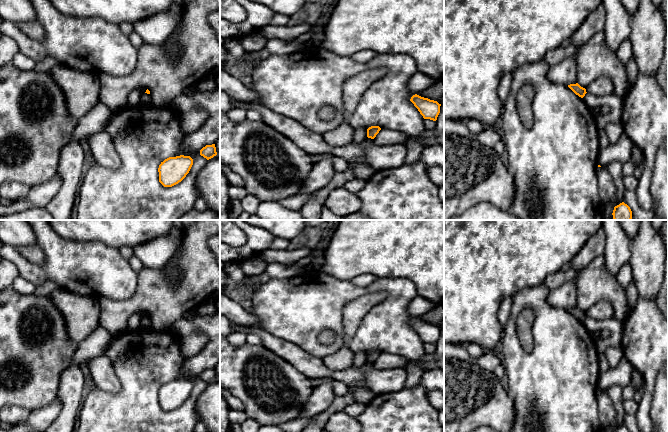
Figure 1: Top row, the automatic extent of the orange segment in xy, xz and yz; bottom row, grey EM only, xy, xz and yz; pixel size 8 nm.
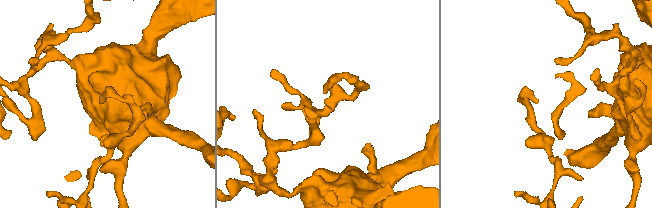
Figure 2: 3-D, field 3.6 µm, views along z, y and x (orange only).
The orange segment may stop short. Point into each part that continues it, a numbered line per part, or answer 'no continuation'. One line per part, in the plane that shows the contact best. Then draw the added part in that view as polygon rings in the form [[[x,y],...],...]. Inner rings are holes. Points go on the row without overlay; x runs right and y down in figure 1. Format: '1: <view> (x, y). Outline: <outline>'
no continuation

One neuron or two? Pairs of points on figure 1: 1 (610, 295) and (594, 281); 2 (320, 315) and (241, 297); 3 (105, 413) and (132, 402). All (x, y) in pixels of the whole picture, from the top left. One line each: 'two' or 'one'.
1: one
2: two
3: one

